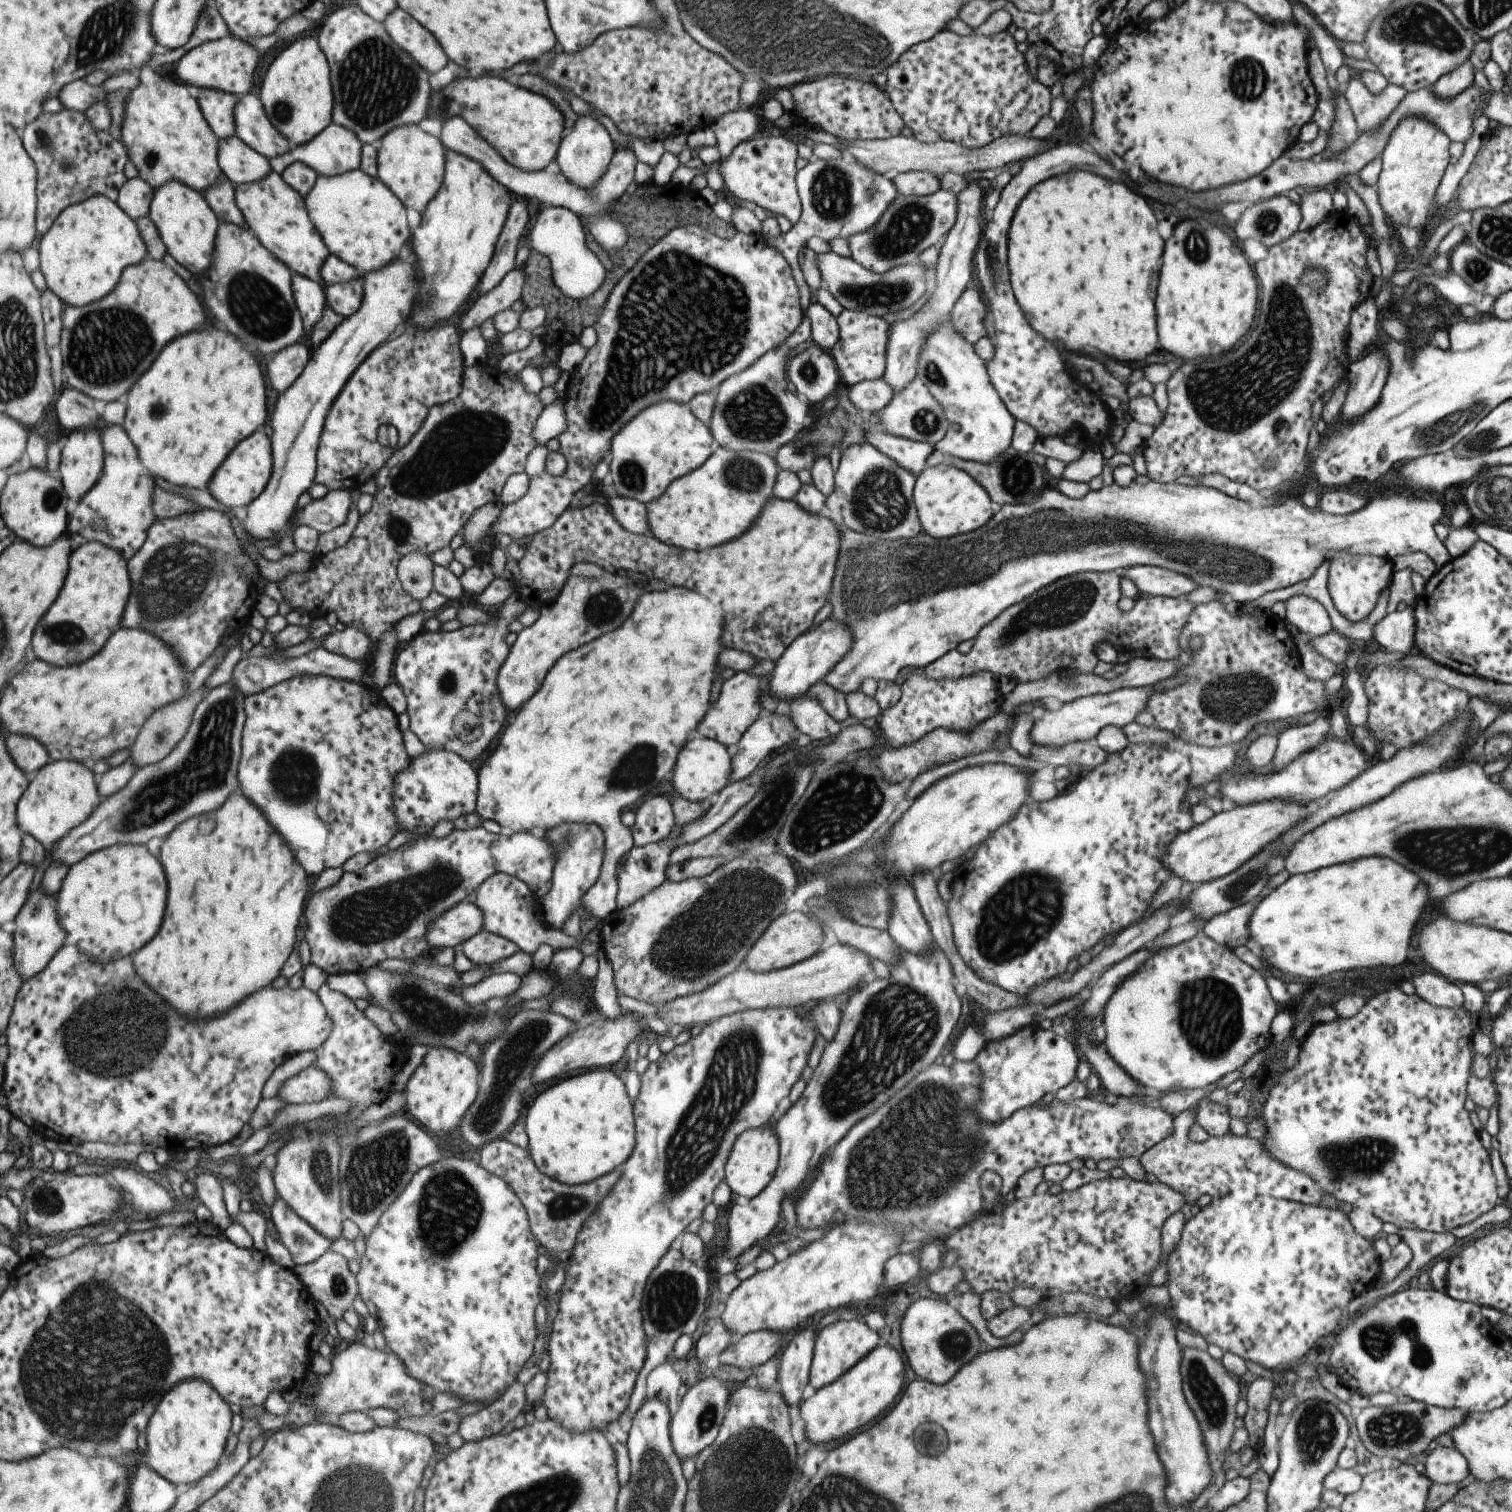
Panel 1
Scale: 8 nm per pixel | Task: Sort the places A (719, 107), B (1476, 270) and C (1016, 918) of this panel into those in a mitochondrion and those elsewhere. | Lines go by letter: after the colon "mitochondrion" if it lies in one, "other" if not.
A: other
B: mitochondrion
C: mitochondrion

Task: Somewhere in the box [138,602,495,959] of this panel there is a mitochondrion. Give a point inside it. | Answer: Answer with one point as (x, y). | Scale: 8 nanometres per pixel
(383, 912)

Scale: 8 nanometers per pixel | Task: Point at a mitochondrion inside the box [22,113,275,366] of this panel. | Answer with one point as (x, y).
(46, 142)

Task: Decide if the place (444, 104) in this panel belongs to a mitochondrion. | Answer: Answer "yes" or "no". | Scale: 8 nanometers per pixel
yes

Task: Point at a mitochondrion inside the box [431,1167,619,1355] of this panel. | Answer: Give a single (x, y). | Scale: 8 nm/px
(561, 1205)

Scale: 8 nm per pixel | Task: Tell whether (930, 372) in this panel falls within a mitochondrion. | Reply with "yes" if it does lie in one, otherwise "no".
yes

